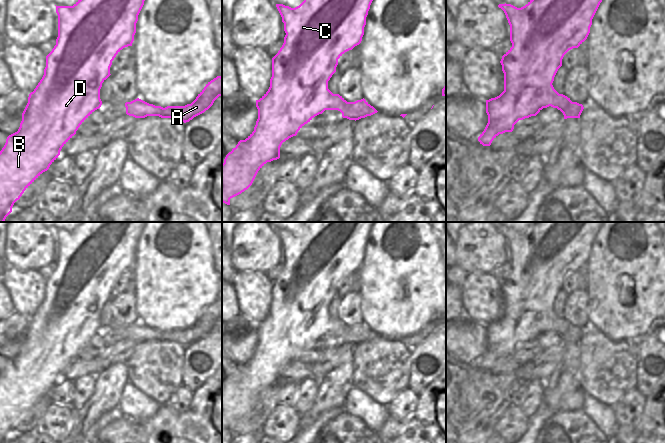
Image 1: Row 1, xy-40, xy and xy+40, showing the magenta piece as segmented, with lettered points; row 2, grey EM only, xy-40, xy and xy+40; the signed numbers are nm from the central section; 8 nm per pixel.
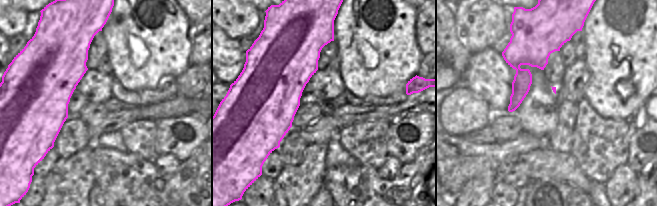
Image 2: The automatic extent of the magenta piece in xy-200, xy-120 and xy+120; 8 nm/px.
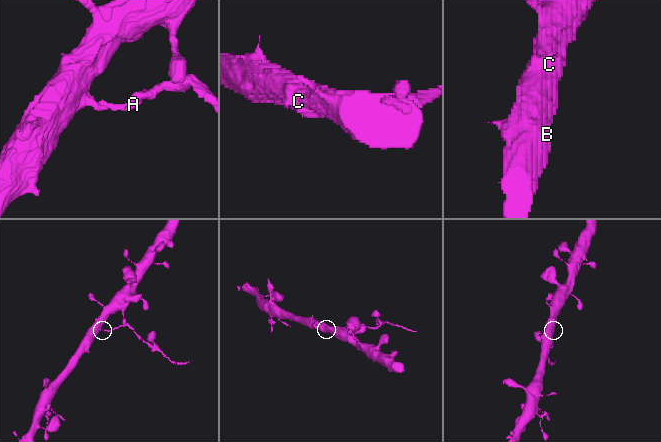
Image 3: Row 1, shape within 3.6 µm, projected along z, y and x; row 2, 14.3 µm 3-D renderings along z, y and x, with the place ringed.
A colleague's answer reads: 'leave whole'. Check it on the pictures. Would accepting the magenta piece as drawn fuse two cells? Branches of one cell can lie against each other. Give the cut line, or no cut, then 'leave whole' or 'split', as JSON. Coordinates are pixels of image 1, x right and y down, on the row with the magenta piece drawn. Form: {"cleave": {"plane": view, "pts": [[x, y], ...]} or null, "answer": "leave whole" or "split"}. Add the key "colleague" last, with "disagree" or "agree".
{"cleave": {"plane": "xy+40", "pts": [[572, 102], [562, 112]]}, "answer": "split", "colleague": "disagree"}

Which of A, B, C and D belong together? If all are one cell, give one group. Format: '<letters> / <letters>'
A / B C D

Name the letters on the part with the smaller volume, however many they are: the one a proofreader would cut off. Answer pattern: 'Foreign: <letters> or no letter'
Foreign: A.

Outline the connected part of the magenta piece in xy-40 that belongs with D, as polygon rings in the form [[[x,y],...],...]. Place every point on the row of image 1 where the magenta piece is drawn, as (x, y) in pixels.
[[[78,0],[73,6],[56,6],[58,15],[58,37],[56,45],[46,56],[46,67],[44,75],[33,92],[29,94],[28,103],[22,113],[22,121],[17,132],[9,135],[6,143],[0,151],[0,222],[4,222],[6,217],[12,212],[14,203],[20,199],[24,191],[58,158],[62,147],[76,134],[80,125],[102,105],[100,99],[100,89],[102,83],[111,75],[110,67],[116,55],[125,47],[132,46],[136,33],[136,23],[138,15],[144,5],[145,0]]]

